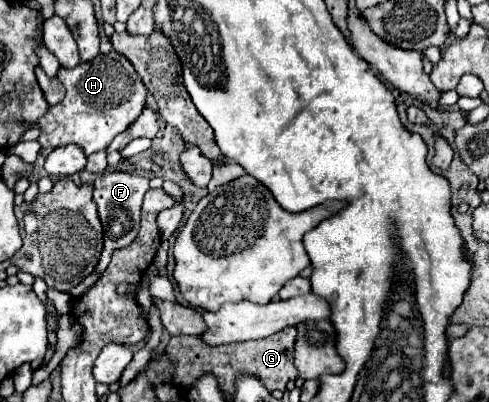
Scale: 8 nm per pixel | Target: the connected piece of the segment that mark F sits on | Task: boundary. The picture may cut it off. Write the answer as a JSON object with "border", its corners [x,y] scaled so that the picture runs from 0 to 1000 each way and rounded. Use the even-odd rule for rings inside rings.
{"border":[[[217,428],[192,448],[192,502],[200,512],[204,552],[213,557],[213,622],[196,662],[196,677],[213,677],[225,657],[229,627],[270,607],[270,597],[278,592],[286,567],[286,512],[303,473],[303,453],[303,443],[290,443],[274,428]]]}

